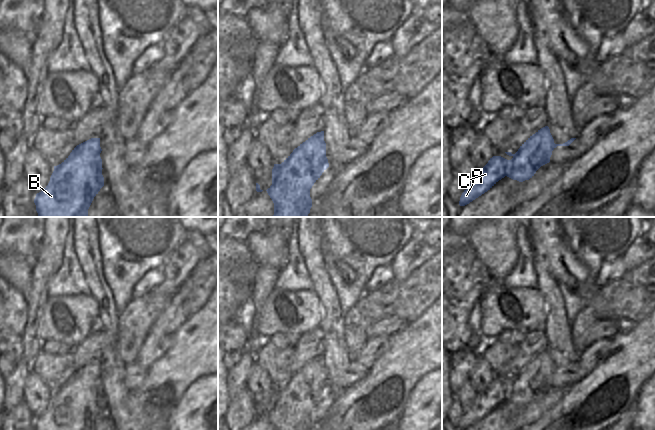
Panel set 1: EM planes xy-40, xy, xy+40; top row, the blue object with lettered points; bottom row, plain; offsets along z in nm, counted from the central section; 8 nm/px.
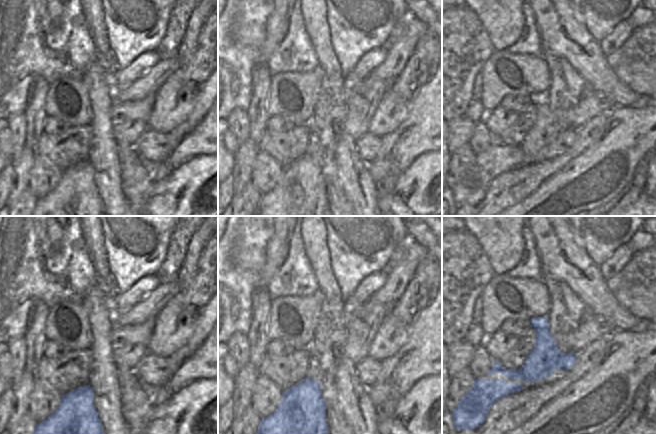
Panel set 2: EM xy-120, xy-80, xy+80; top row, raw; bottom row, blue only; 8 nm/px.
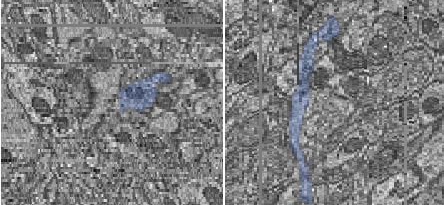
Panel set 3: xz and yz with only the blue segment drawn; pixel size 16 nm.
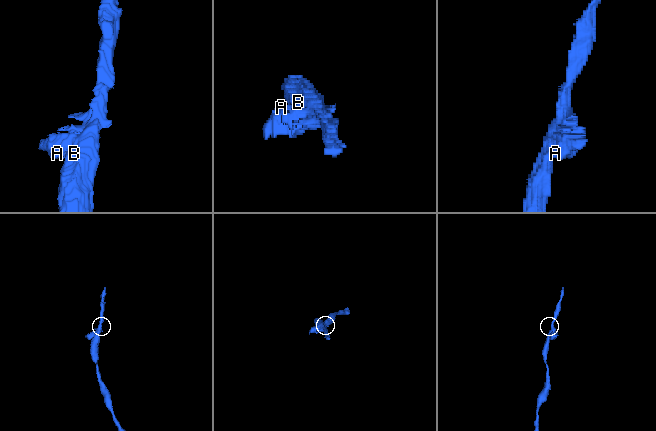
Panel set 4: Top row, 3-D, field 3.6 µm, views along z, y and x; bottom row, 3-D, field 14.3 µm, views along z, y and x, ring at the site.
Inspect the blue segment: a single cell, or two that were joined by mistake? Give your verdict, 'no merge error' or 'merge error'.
no merge error

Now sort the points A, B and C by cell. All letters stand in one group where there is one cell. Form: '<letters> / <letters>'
A B C

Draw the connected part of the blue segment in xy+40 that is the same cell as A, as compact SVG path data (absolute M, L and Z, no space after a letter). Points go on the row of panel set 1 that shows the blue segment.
M548 126L538 130L535 134L530 136L518 149L515 154L505 152L507 155L512 156L511 160L507 160L501 156L493 156L488 163L483 167L476 170L472 179L472 183L464 190L460 197L459 205L465 206L490 190L499 180L505 176L523 182L529 180L534 176L536 171L543 165L550 162L552 151L557 146L569 146L576 138L571 138L563 144L555 144L554 139L550 133Z

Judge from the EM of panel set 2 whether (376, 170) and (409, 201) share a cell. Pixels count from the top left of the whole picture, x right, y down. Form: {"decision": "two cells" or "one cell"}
{"decision": "two cells"}

